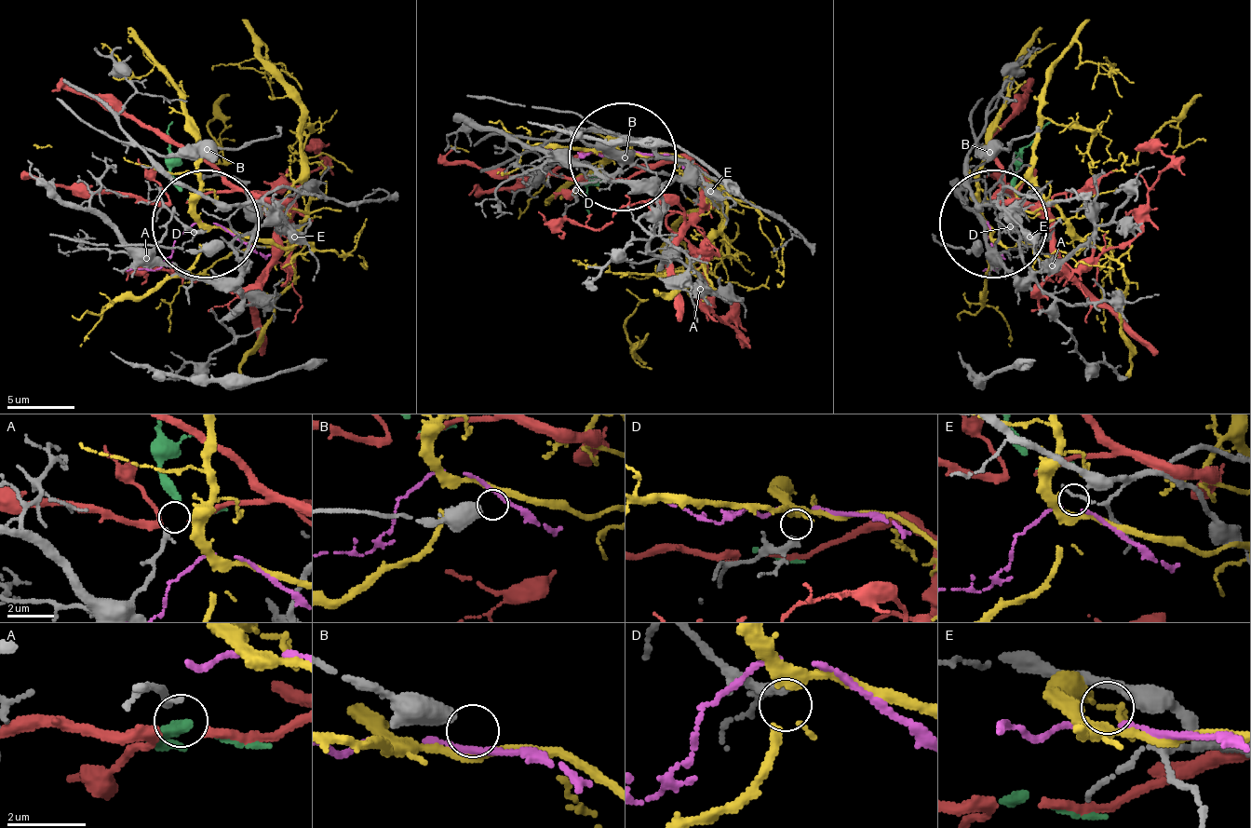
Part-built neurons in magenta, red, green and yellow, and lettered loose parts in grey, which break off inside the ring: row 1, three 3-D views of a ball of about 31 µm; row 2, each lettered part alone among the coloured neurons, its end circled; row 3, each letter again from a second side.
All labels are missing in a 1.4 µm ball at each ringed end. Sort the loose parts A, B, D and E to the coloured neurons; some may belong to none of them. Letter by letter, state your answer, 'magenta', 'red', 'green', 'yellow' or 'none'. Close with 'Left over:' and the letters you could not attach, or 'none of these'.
A: green
B: none
D: yellow
E: magenta
Left over: B

